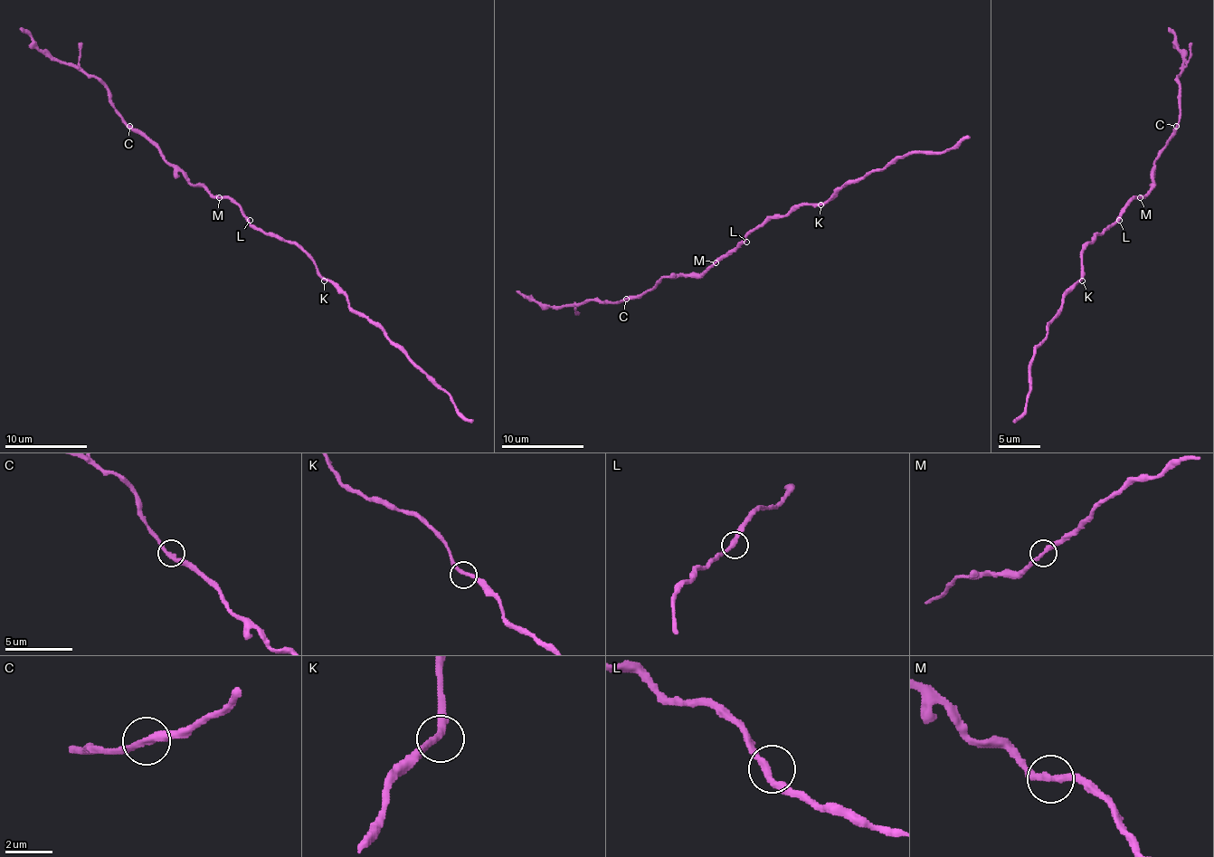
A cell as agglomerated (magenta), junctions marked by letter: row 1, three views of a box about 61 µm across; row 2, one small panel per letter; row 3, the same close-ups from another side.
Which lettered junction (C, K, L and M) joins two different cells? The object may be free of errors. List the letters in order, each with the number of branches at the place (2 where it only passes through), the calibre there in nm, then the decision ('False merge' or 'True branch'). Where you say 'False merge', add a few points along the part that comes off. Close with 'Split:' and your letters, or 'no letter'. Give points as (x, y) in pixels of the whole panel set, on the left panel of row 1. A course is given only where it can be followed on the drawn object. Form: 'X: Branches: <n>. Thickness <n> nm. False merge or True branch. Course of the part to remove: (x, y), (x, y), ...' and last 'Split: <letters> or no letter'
C: Branches: 2. Thickness 280 nm. True branch
K: Branches: 2. Thickness 280 nm. True branch
L: Branches: 2. Thickness 300 nm. True branch
M: Branches: 2. Thickness 280 nm. True branch
Split: no letter

